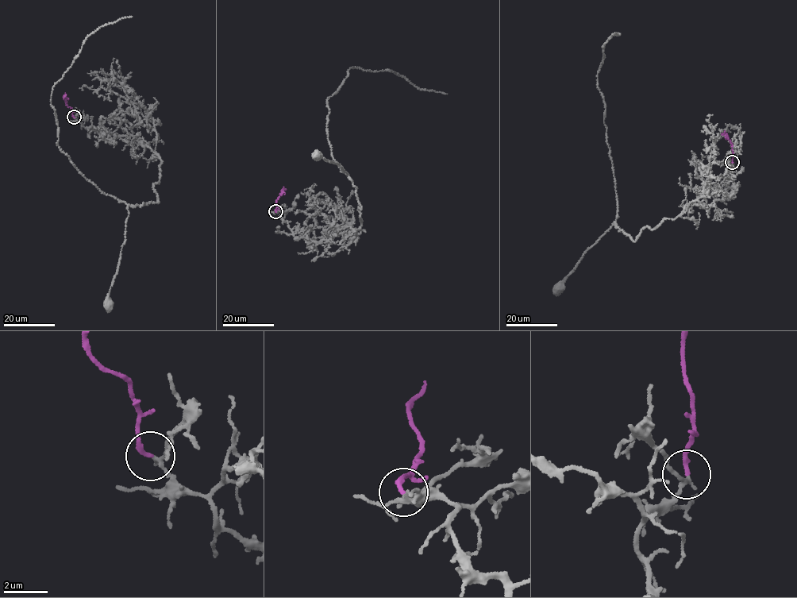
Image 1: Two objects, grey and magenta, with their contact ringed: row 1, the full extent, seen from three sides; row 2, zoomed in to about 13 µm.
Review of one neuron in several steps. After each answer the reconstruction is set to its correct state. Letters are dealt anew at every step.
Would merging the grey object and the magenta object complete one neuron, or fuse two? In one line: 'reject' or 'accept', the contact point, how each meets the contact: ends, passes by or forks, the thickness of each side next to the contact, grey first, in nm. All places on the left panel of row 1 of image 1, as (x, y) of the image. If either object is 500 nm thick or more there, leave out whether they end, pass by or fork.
accept | (74, 117) | grey passes by | magenta ends | 150/240 nm

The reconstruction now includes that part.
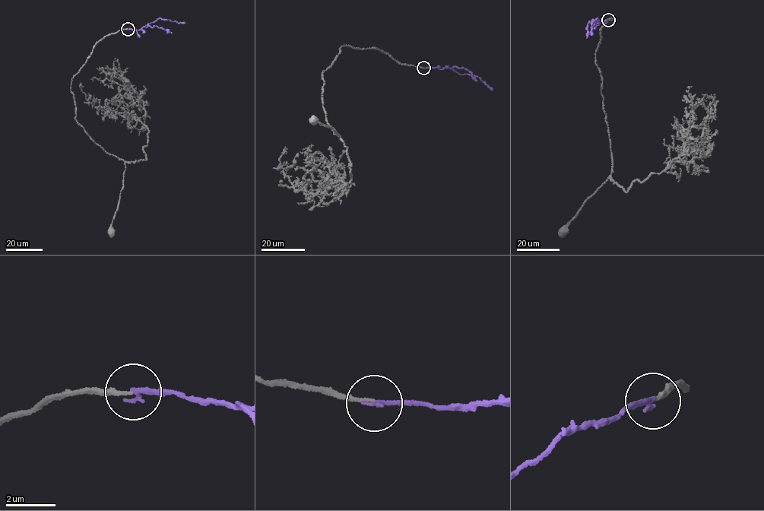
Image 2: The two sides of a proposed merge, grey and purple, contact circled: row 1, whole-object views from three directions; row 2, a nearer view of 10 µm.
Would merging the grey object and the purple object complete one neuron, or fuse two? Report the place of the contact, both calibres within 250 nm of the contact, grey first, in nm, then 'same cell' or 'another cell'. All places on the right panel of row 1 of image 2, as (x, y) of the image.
(608, 20) | 130/200 nm | same cell

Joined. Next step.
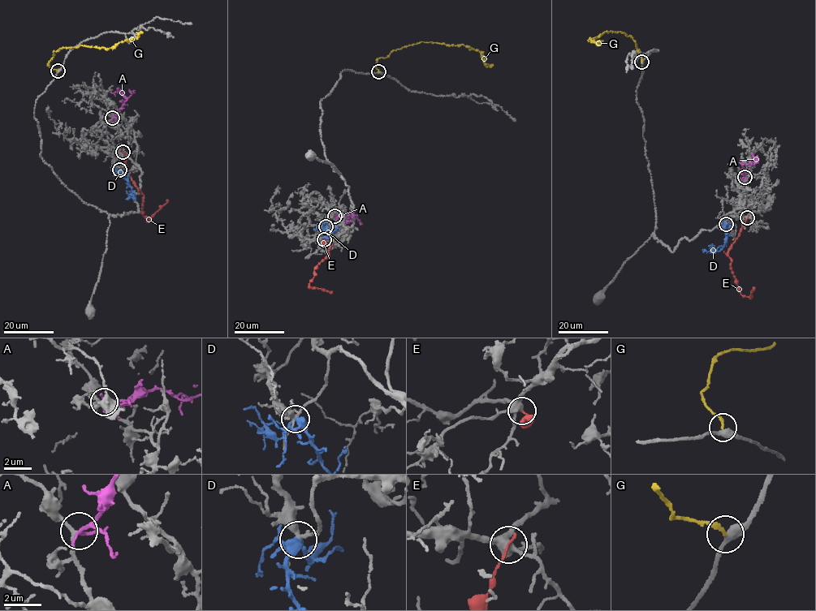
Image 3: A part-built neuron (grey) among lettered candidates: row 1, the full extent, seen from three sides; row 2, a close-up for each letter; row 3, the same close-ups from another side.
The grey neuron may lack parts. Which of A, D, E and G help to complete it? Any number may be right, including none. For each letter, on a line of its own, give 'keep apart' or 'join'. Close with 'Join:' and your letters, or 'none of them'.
A: join
D: keep apart
E: keep apart
G: keep apart
Join: A

